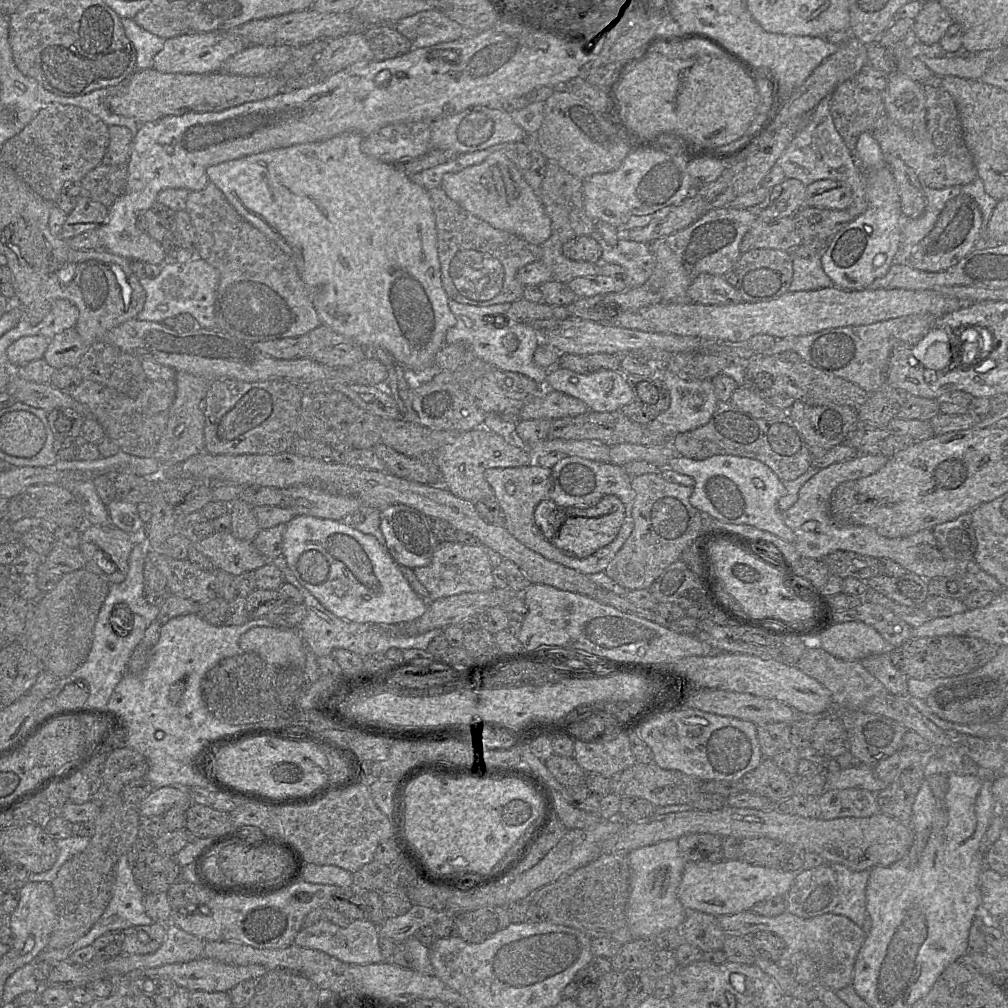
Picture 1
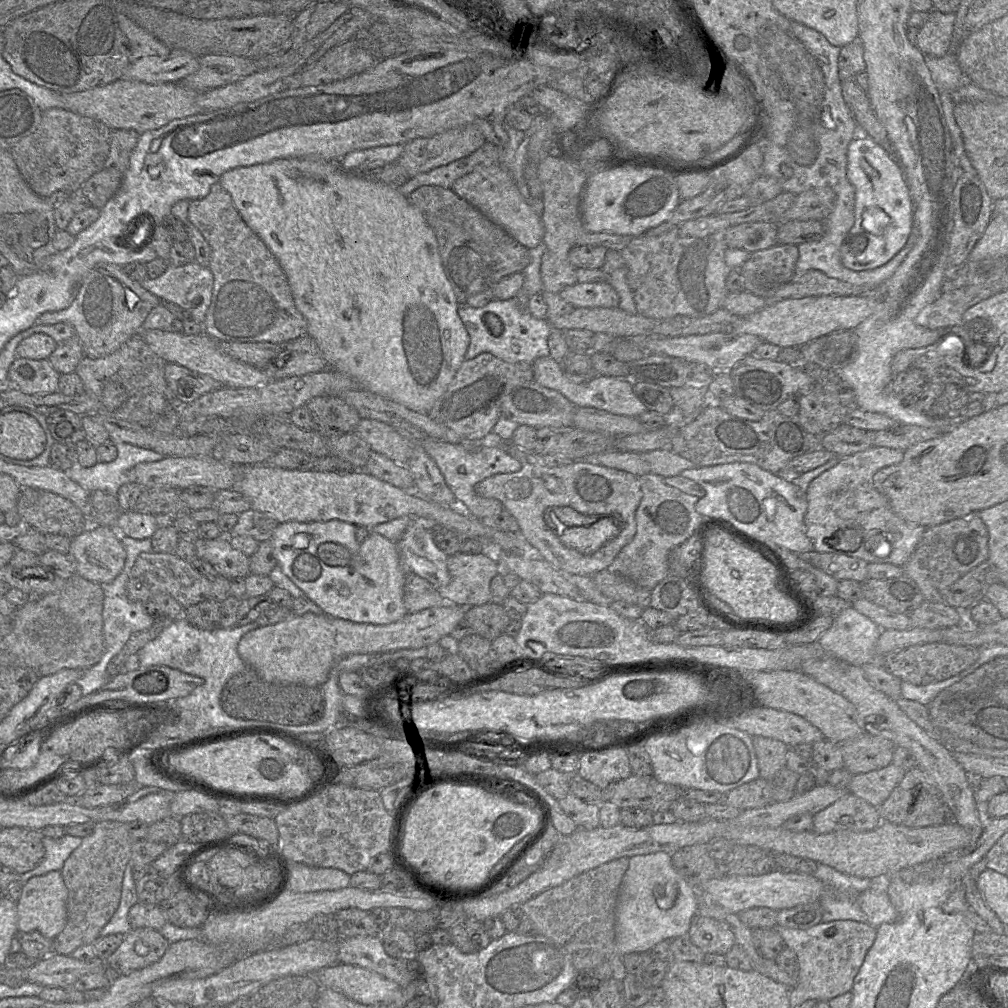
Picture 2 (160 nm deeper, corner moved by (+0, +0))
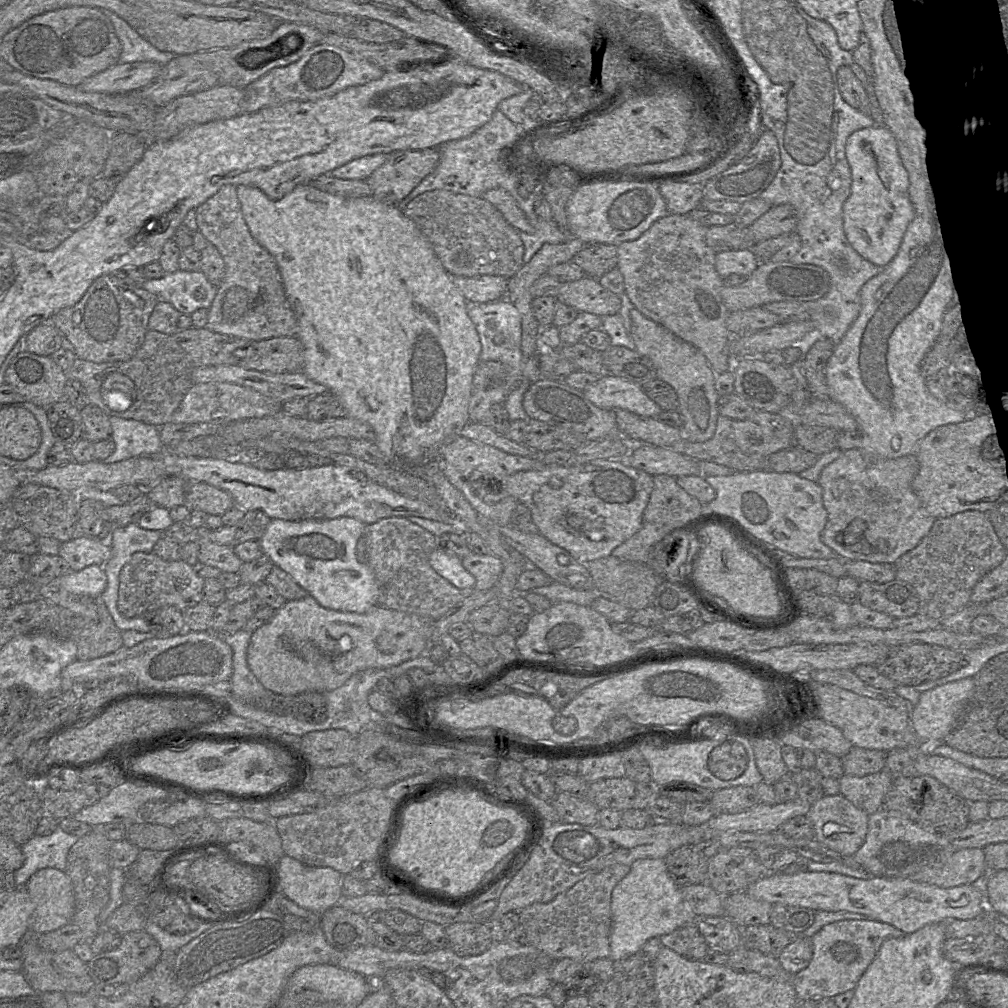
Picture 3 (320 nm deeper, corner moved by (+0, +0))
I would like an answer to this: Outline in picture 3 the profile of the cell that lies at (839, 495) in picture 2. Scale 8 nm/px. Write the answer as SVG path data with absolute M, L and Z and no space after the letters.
M861 449L842 451L836 460L824 467L818 479L827 512L821 541L846 561L895 564L902 555L914 549L927 536L936 521L924 510L911 488L918 469L915 455L886 459L868 455Z

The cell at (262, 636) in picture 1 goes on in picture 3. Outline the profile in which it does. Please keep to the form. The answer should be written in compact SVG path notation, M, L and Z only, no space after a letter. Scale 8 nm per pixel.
M311 595L289 600L270 621L252 632L247 649L249 669L268 690L279 695L328 692L342 686L353 674L366 669L388 668L426 653L436 620L376 605L365 613L343 612L321 606Z

